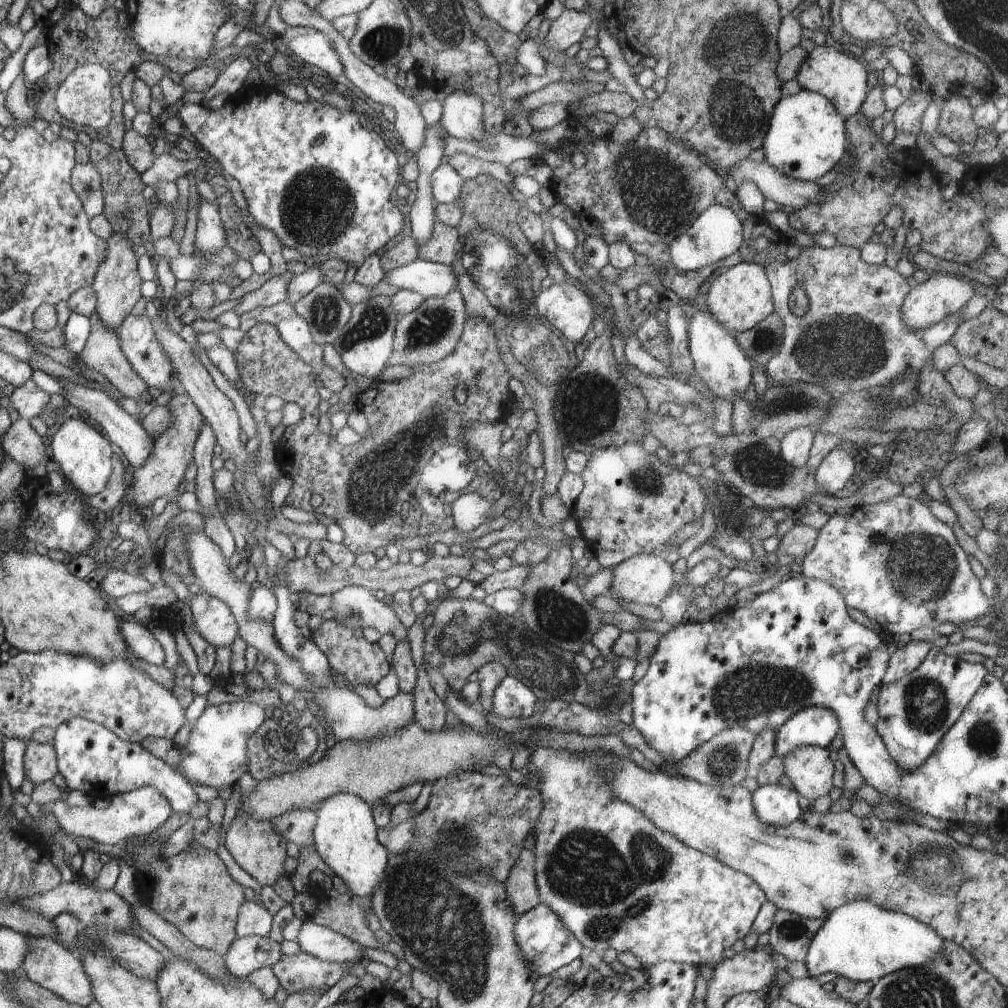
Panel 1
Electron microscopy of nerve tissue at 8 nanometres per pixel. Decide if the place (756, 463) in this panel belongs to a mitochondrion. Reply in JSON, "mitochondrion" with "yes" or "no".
{"mitochondrion":"yes"}

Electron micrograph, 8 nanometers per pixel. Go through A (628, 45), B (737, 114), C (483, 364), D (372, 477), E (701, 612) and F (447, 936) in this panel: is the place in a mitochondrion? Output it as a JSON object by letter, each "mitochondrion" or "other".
{"A":"other","B":"mitochondrion","C":"other","D":"mitochondrion","E":"other","F":"mitochondrion"}

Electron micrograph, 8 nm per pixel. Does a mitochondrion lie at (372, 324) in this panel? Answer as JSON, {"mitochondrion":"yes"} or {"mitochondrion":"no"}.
{"mitochondrion":"yes"}

